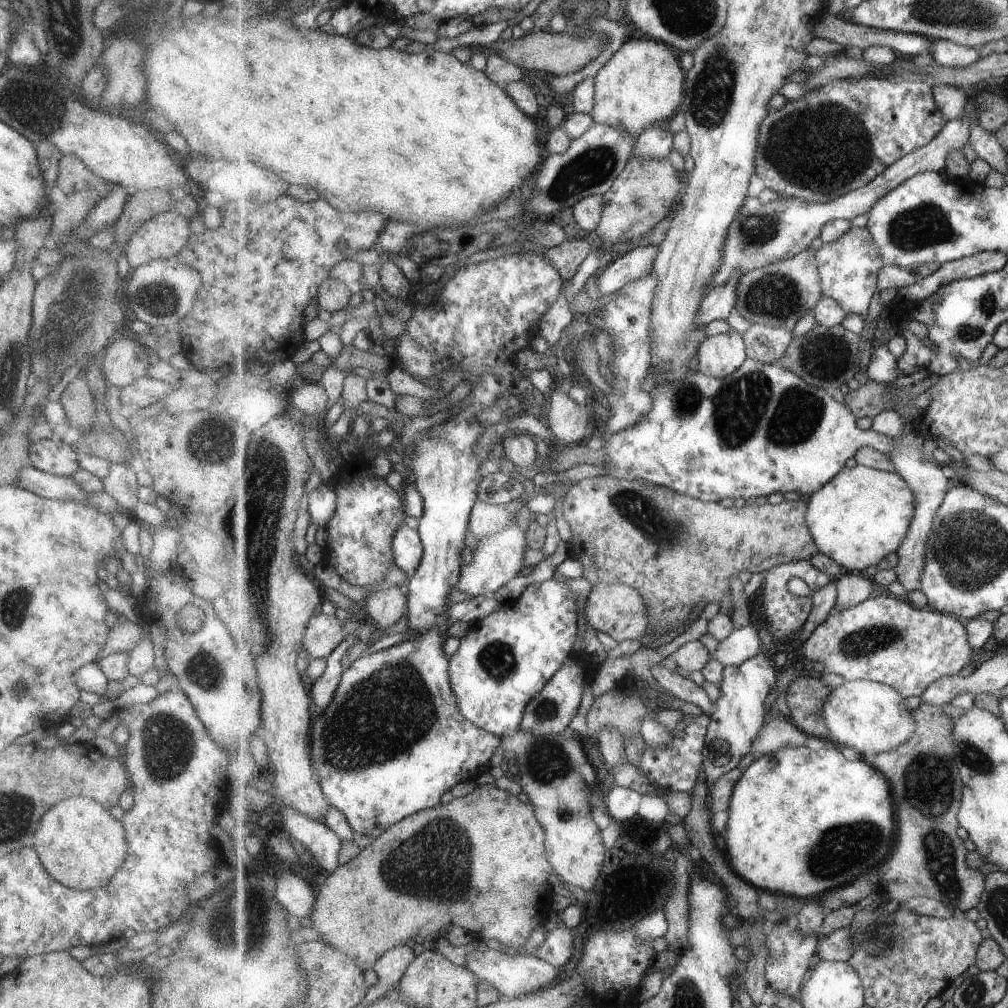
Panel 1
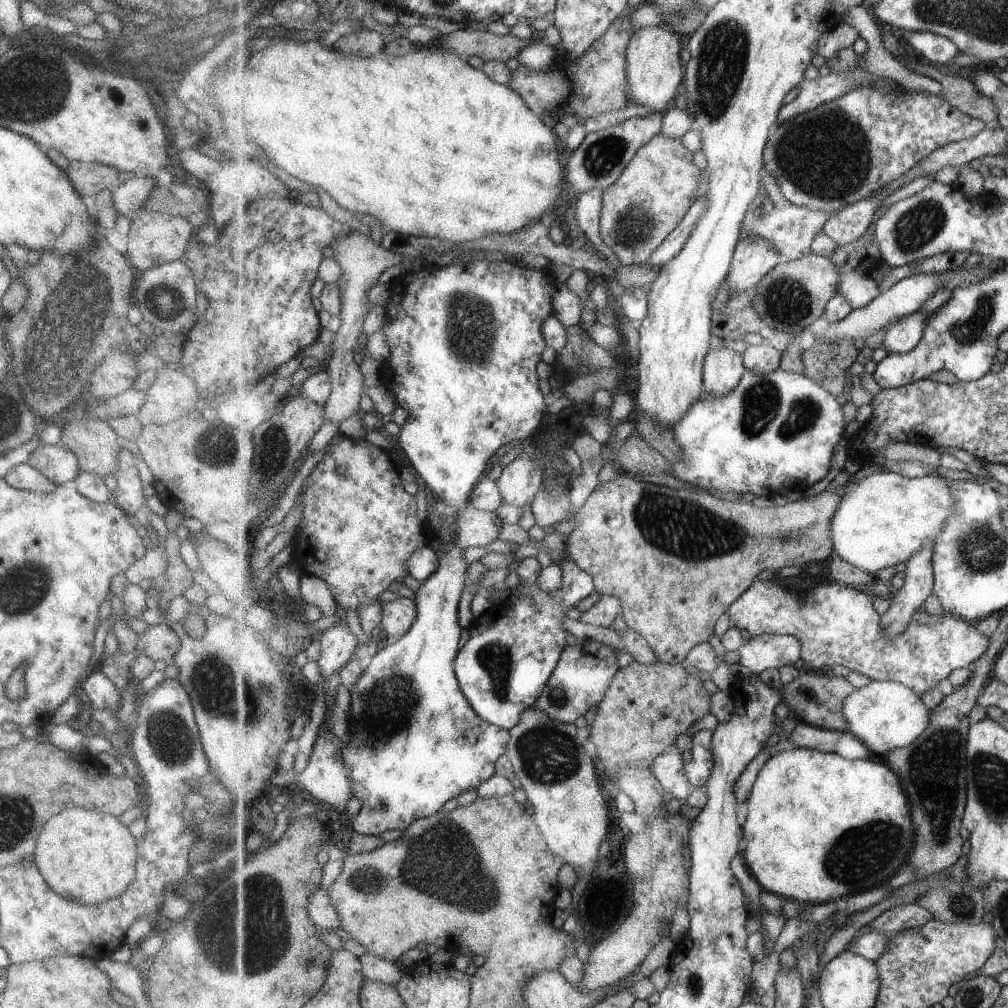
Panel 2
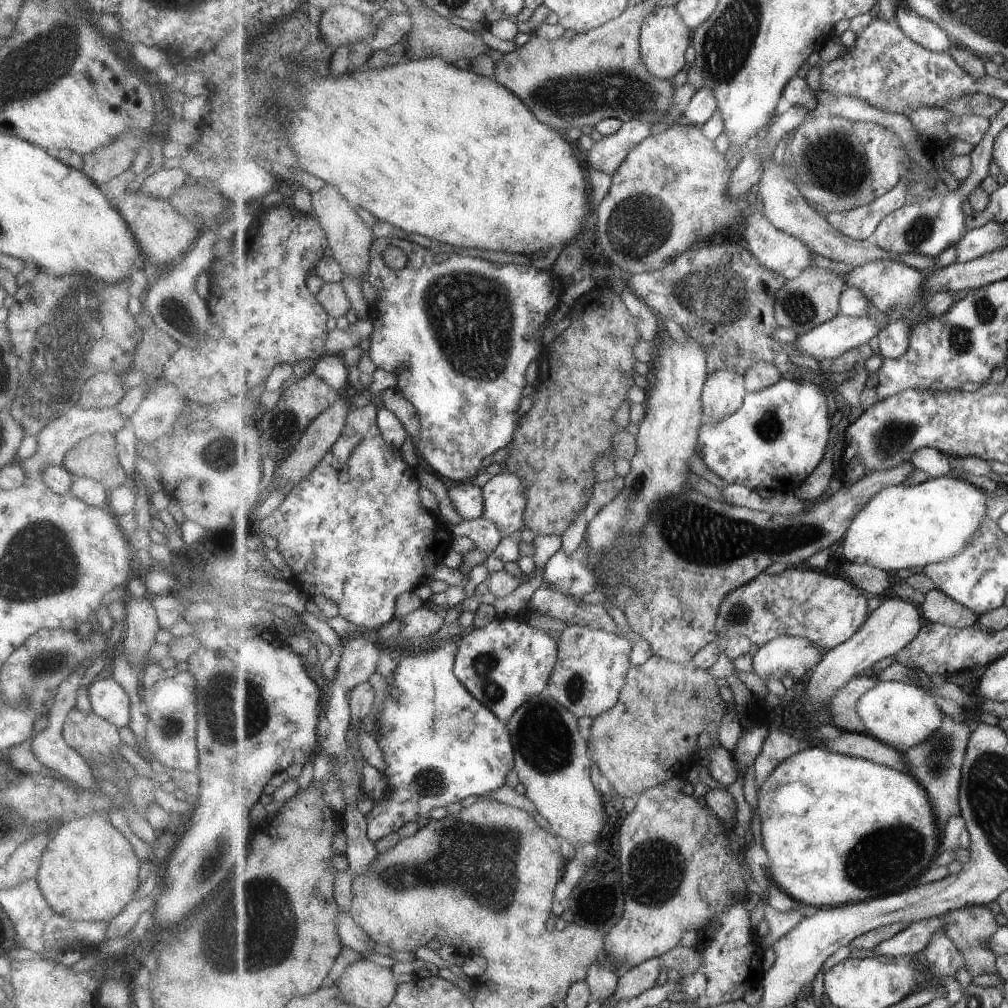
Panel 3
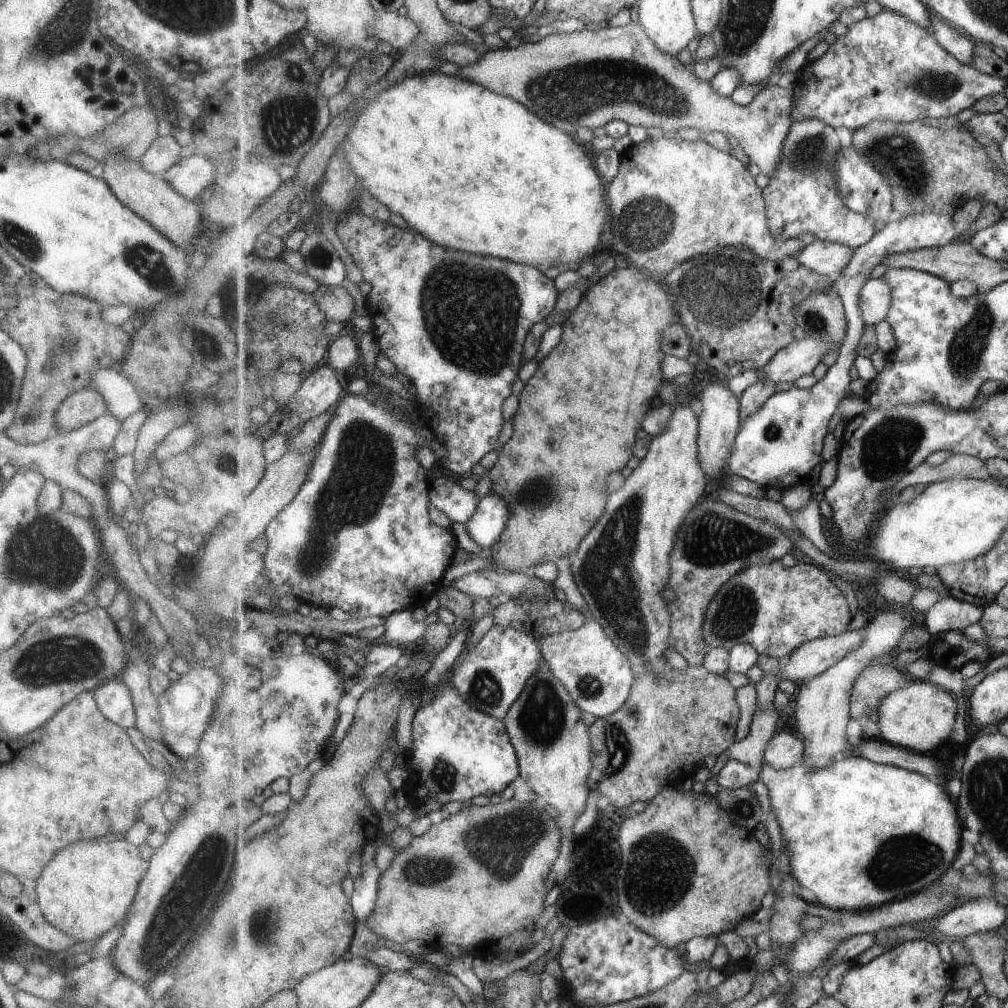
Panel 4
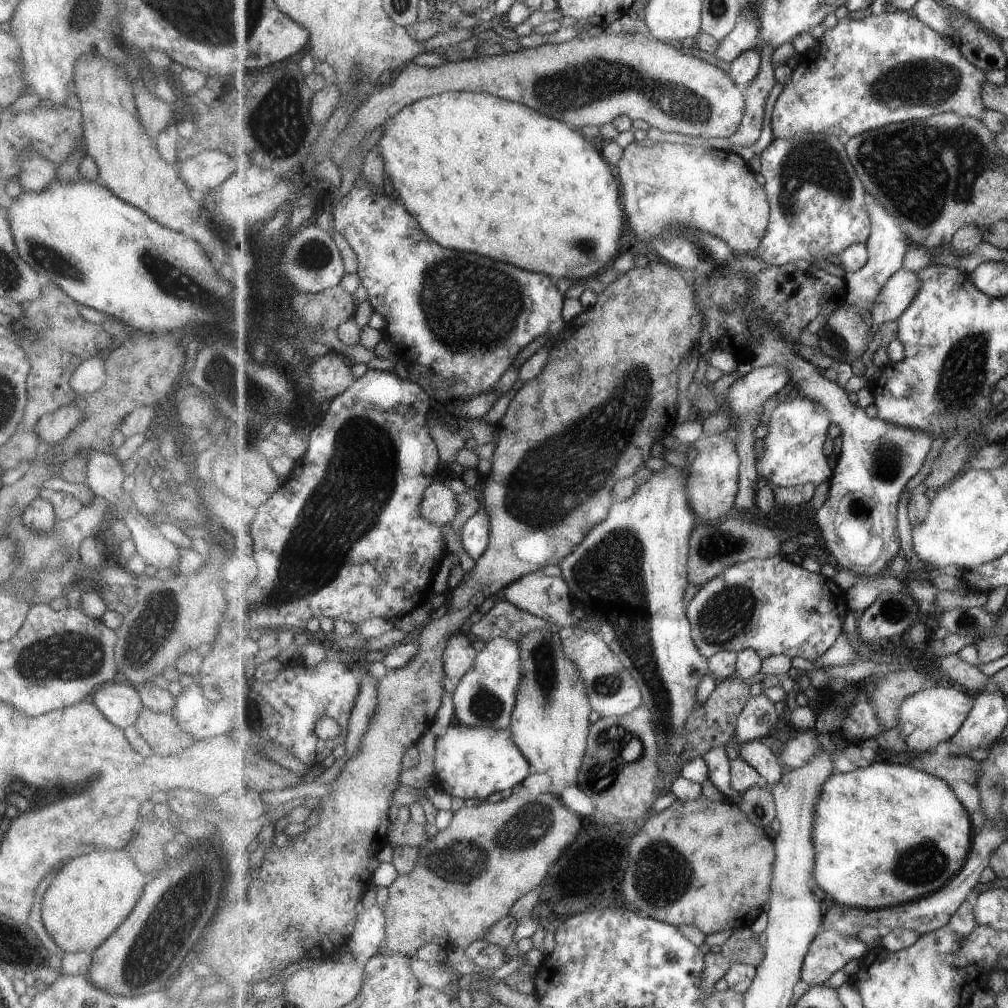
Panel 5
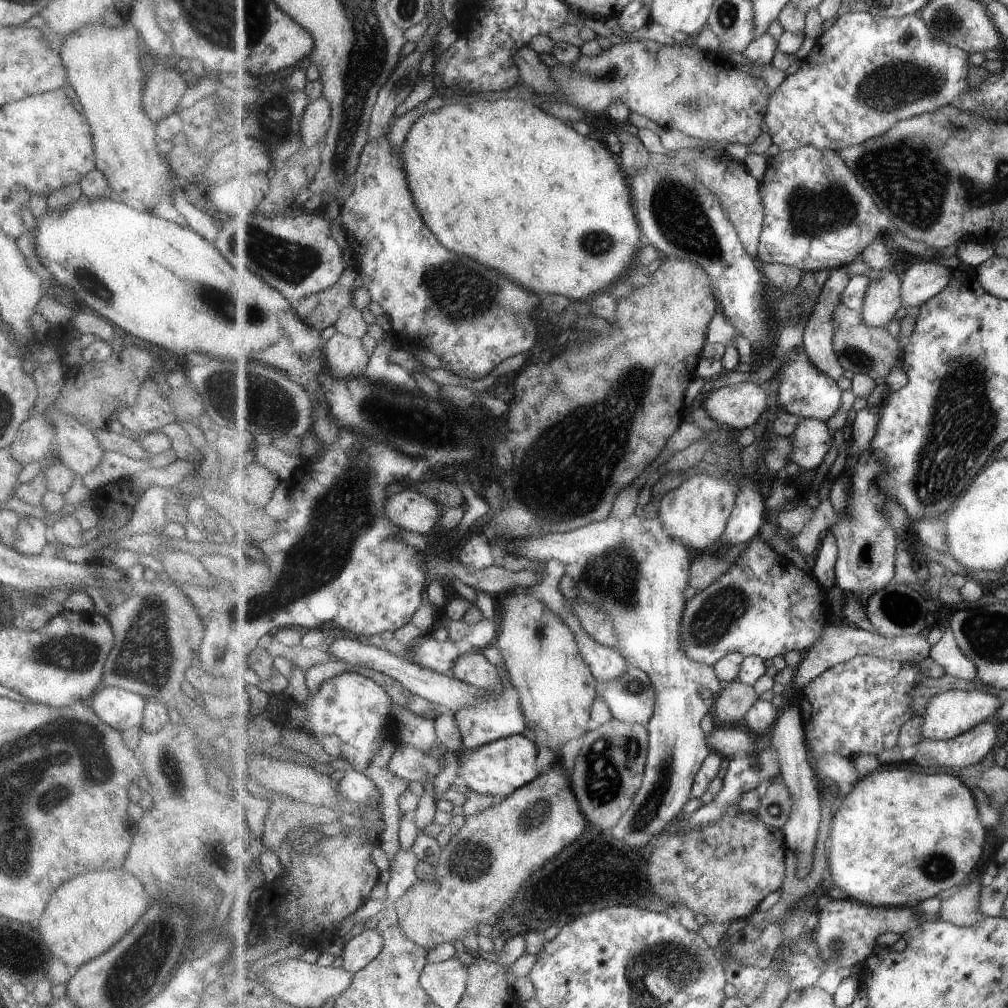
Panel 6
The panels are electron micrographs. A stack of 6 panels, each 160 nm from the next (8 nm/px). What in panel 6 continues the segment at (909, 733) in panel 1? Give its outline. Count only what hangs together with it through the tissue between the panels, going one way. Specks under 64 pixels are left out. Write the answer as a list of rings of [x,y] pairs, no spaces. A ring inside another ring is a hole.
[[[983,684],[972,691],[952,690],[938,694],[930,700],[926,713],[923,715],[922,738],[940,741],[956,739],[971,731],[978,724],[989,721],[1001,710],[1001,706],[1003,706],[1002,698],[987,690]]]

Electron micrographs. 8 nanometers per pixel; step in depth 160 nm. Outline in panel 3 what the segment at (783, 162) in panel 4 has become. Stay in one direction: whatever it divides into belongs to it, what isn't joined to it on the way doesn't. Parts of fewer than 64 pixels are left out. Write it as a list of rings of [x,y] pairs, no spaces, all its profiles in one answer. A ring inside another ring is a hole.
[[[902,181],[893,190],[874,200],[869,206],[845,212],[827,213],[829,222],[845,236],[867,241],[876,233],[877,227],[897,209],[908,202],[907,182]]]

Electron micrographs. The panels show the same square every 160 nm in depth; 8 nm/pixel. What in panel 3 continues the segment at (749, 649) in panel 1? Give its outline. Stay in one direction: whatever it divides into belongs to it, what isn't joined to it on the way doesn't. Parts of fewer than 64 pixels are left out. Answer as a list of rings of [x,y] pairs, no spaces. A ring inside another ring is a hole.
[[[777,635],[753,656],[753,672],[765,682],[789,676],[794,681],[808,679],[826,652],[805,637]]]

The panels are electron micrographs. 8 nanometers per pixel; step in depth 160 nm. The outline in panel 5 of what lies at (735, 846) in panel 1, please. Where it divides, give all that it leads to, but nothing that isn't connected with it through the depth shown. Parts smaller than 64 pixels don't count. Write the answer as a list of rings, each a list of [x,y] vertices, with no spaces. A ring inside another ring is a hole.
[[[759,740],[743,743],[739,747],[739,755],[756,767],[770,786],[778,783],[781,777],[784,776],[781,764],[779,764],[779,758],[773,754],[773,750],[769,746],[765,746]],[[870,762],[865,768],[855,769],[850,773],[838,772],[830,776],[823,785],[819,806],[817,806],[813,831],[813,842],[816,846],[814,879],[817,885],[827,894],[827,903],[833,902],[837,905],[870,911],[891,908],[930,895],[943,888],[957,873],[960,873],[968,861],[974,843],[974,827],[971,824],[970,816],[971,812],[967,812],[967,808],[961,804],[961,800],[957,798],[957,794],[953,792],[953,788],[945,779],[917,767],[895,764],[895,762]]]

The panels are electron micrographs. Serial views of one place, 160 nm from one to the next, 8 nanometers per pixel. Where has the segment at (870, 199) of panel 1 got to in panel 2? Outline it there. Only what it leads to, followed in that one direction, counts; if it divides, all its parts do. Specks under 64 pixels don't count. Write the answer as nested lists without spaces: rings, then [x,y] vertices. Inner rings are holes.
[[[766,166],[761,172],[761,182],[766,195],[772,202],[772,208],[769,214],[757,216],[756,212],[750,214],[744,220],[742,238],[745,237],[763,237],[770,240],[784,256],[785,261],[794,261],[805,258],[812,253],[815,237],[824,230],[825,223],[831,215],[821,211],[814,211],[807,207],[800,207],[789,202],[777,179],[767,172]]]

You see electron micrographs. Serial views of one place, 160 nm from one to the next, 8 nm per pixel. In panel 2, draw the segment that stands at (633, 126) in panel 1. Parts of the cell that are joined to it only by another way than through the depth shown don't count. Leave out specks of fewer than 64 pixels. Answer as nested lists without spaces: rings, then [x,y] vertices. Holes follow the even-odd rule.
[[[667,25],[641,27],[633,33],[627,51],[630,105],[647,106],[664,113],[670,110],[673,98],[683,90],[685,65],[681,50],[685,44],[683,36]]]

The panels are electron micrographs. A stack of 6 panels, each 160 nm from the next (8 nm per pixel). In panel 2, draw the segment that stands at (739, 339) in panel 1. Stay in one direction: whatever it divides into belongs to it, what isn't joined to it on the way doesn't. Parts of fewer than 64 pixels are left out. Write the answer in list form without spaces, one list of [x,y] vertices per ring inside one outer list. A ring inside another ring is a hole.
[[[711,348],[704,362],[704,392],[731,394],[747,371],[744,355],[734,350]]]

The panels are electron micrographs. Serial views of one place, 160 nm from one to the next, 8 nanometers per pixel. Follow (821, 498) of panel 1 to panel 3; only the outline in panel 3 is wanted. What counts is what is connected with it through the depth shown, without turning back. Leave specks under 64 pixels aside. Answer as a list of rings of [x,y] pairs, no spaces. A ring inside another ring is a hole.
[[[953,474],[930,477],[922,485],[885,487],[878,492],[853,519],[848,533],[841,540],[842,554],[847,561],[886,570],[890,574],[905,568],[925,568],[931,563],[942,563],[966,549],[988,515],[991,496],[980,486]]]

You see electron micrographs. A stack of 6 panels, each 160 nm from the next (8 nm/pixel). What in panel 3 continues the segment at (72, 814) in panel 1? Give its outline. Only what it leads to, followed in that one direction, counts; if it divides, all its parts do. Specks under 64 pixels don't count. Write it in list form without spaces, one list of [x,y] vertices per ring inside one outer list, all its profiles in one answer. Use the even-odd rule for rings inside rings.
[[[91,813],[67,821],[54,831],[34,879],[45,904],[74,921],[109,921],[134,897],[139,862],[131,845],[104,815]]]

